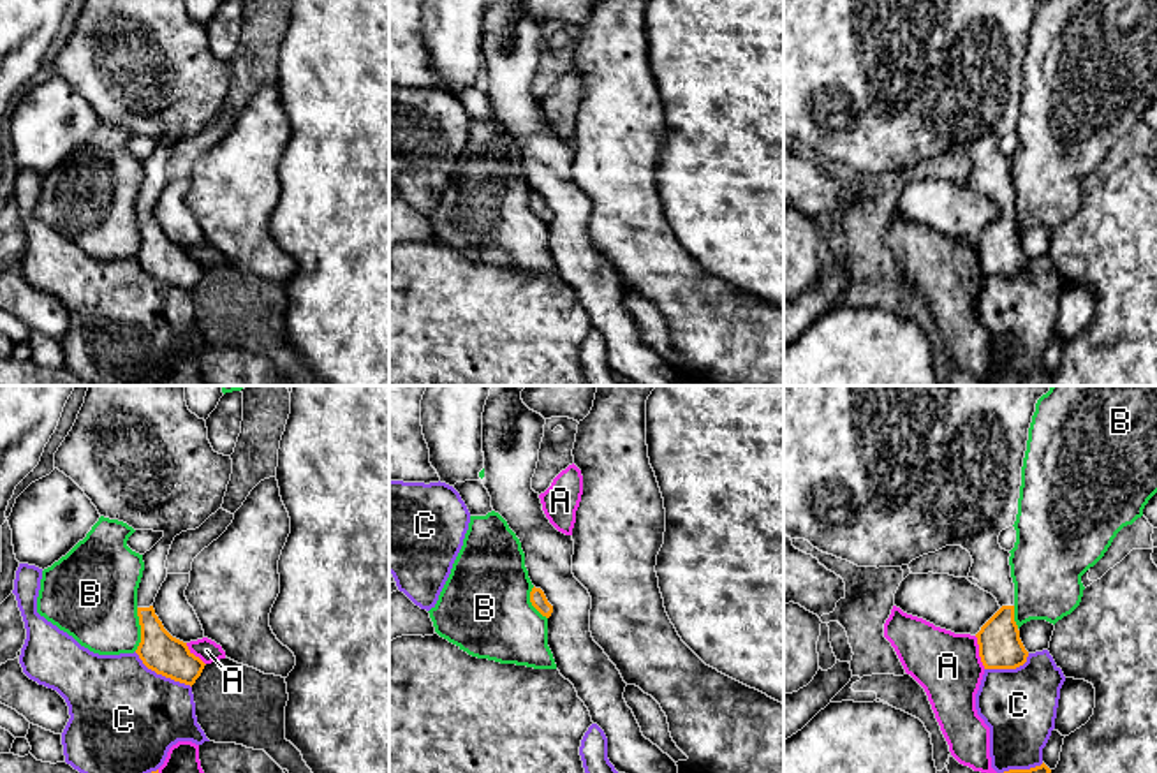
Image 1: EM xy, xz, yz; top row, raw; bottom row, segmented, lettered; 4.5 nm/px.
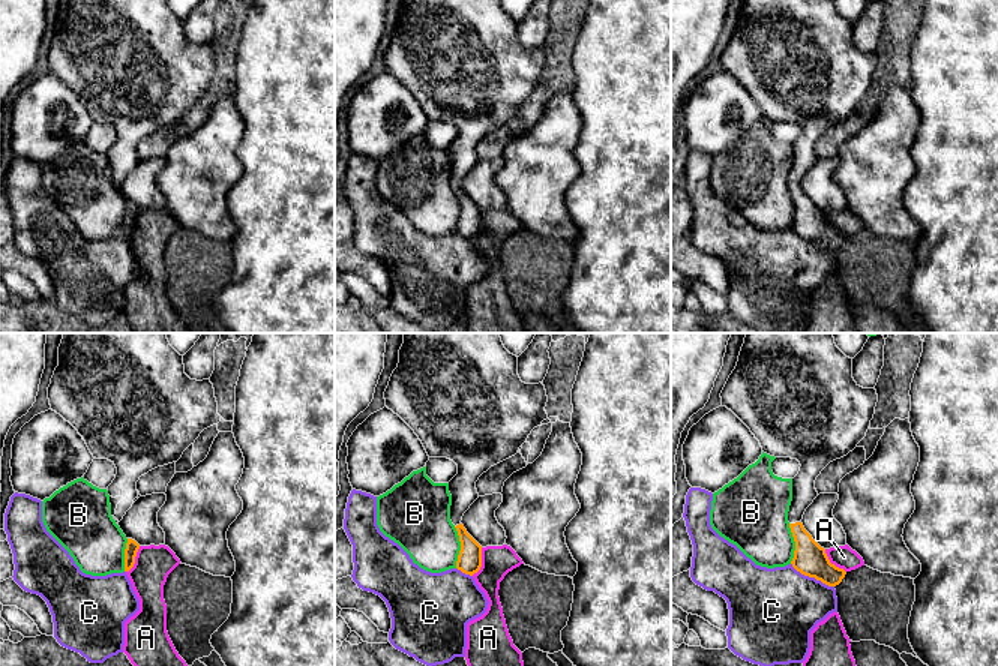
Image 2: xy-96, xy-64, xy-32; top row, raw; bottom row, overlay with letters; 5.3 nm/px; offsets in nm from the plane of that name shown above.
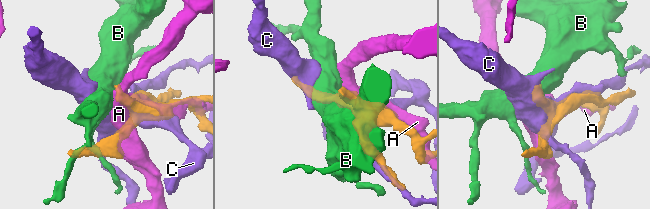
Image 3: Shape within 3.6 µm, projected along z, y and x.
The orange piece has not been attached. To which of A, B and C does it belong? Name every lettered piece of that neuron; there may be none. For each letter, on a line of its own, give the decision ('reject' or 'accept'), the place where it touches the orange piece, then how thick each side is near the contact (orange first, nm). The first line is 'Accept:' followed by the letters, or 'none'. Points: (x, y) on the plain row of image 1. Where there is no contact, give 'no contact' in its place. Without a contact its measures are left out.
Accept: none
A: reject | yz (980, 257) | 190/300 nm
B: reject | xy (141, 235) | 180/380 nm
C: reject | xy (162, 280) | 180/480 nm

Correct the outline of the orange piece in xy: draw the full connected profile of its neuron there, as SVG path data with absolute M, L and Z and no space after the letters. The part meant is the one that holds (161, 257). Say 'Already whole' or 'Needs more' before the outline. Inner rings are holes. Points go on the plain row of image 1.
Needs more. M86 0L72 35L55 58L55 74L85 97L100 121L134 136L164 139L143 160L137 194L141 248L136 259L157 280L192 292L206 269L164 234L153 208L167 183L166 166L174 143L199 134L222 114L232 79L231 62L213 56L206 26L188 16L185 0Z

